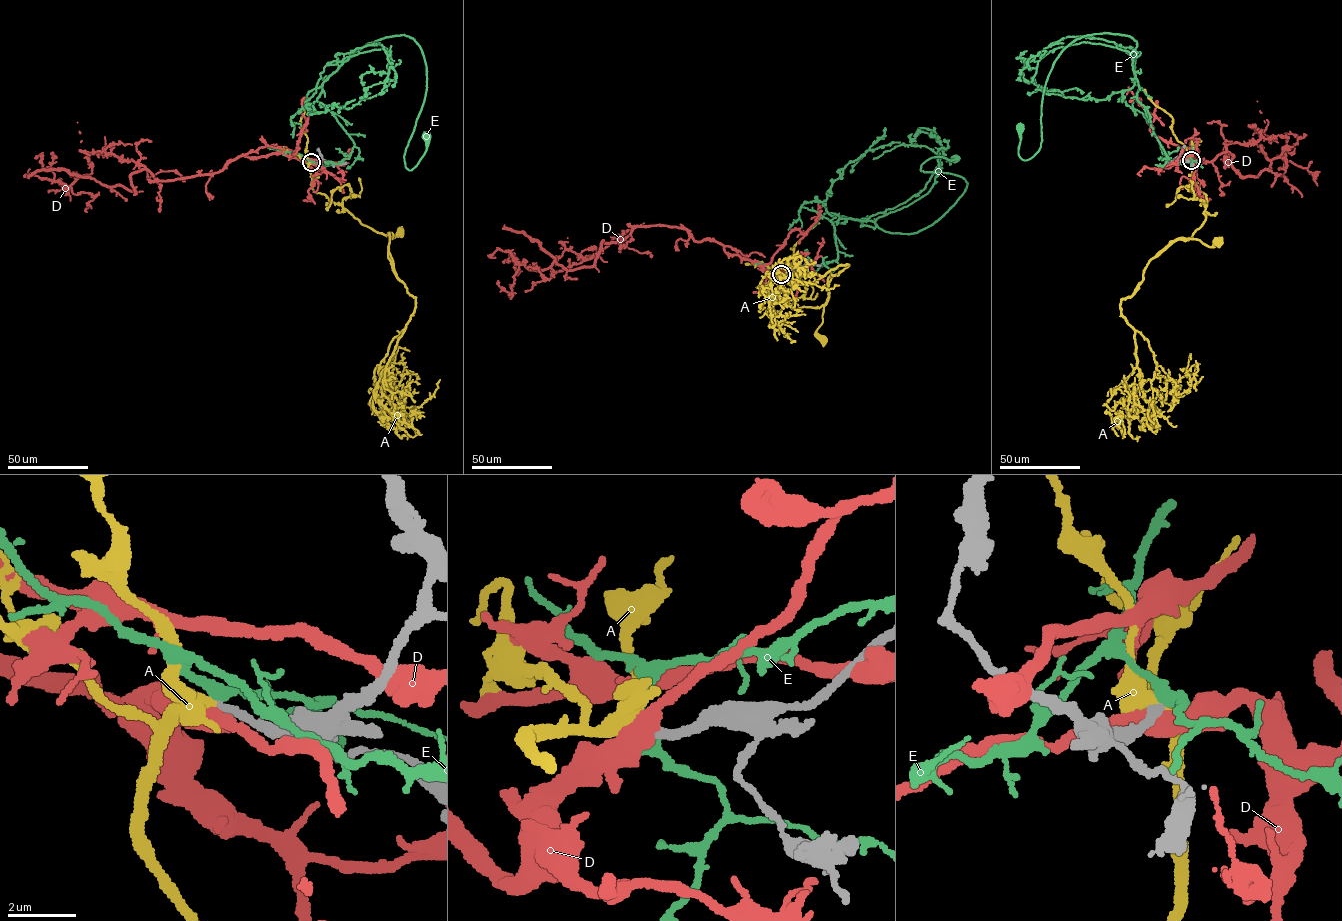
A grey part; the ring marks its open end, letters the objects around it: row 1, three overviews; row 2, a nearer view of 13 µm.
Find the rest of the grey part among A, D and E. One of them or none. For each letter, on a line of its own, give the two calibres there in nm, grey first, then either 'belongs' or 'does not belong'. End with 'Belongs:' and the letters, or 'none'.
A: calibres 280 and 400 nm; belongs
D: calibres 300 and 500 nm; does not belong
E: calibres 280 and 340 nm; does not belong
Belongs: A

